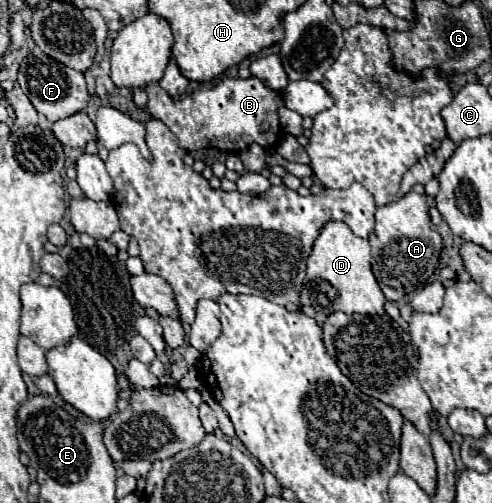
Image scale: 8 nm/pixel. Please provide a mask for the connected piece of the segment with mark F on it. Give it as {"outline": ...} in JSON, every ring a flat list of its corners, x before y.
{"outline":[[47,54,41,56,27,56,21,62,19,68,19,86,21,90,27,94,27,98,31,100,31,104,35,106,35,110,39,114,43,114,49,122,67,118,79,110,83,110,89,102,89,94,85,88,85,78,81,72,69,70,67,66,63,66,61,62,55,62,53,58,49,58]]}

